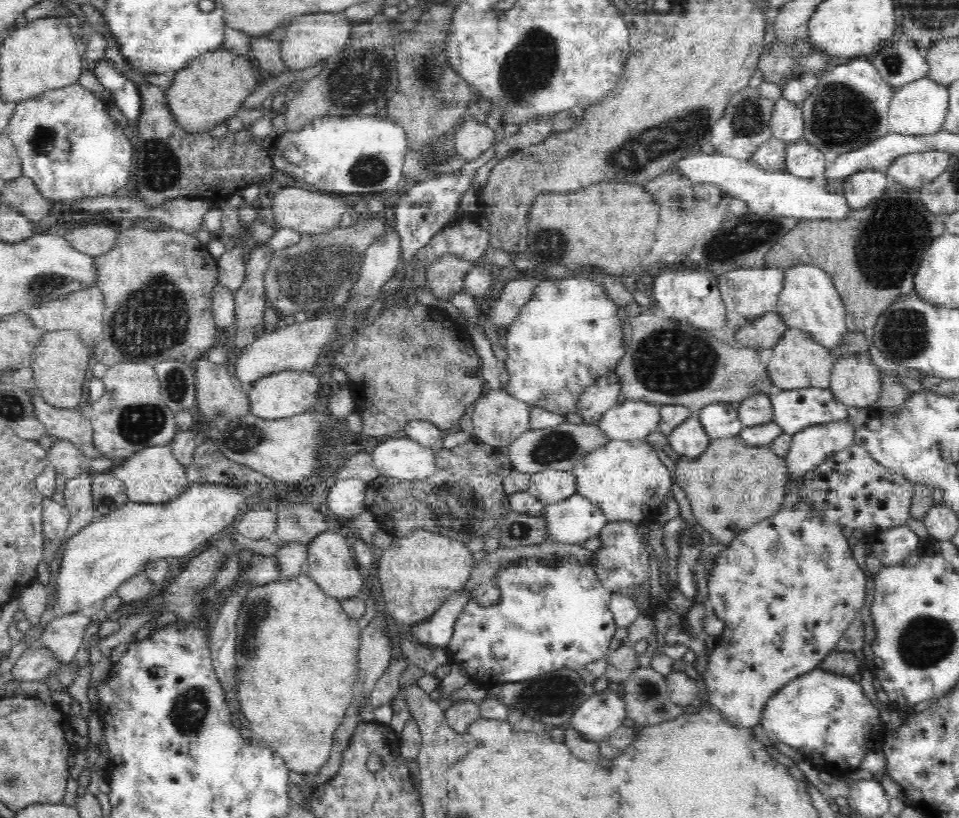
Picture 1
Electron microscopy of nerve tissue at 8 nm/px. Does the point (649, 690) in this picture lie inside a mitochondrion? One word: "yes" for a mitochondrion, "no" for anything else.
yes

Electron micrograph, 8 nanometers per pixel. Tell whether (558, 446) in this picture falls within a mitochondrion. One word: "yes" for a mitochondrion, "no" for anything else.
yes

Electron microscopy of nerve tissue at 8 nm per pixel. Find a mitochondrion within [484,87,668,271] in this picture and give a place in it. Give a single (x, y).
(549, 243)

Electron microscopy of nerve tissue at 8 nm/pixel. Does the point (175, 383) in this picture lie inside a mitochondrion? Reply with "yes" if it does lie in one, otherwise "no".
yes

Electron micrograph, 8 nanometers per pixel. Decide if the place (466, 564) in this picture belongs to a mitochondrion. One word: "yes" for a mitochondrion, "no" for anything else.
no

